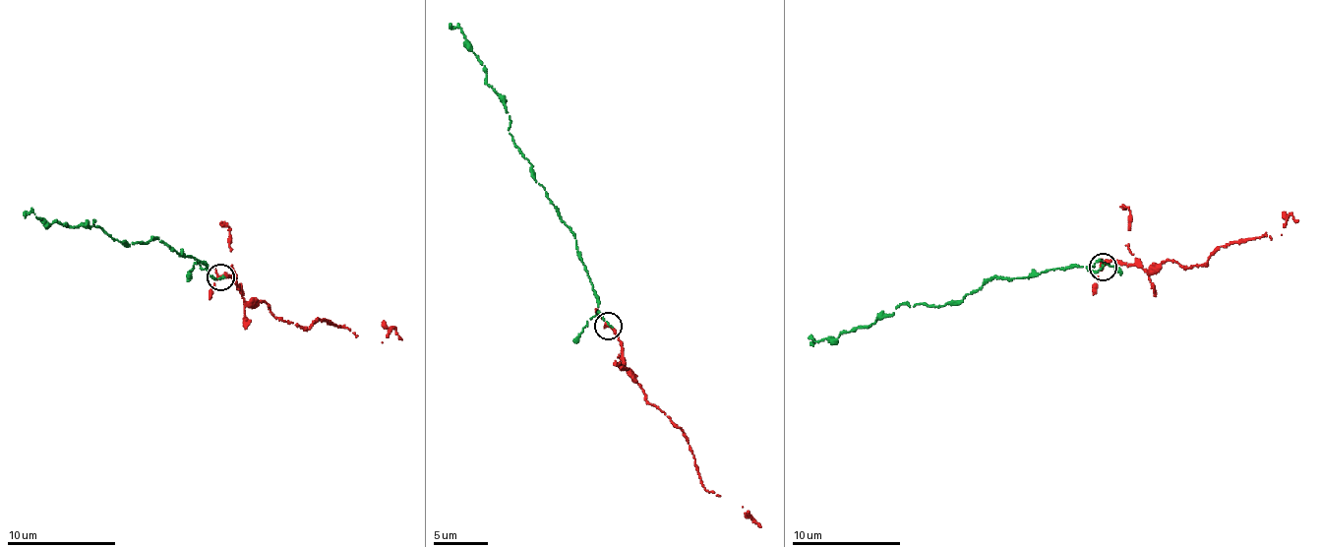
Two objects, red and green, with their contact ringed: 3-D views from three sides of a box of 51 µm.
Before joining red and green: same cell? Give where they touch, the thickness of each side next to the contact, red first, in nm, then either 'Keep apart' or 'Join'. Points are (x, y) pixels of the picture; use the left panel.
Place: (220, 276). Thickness 360 nm (red) against 180 nm. Join

